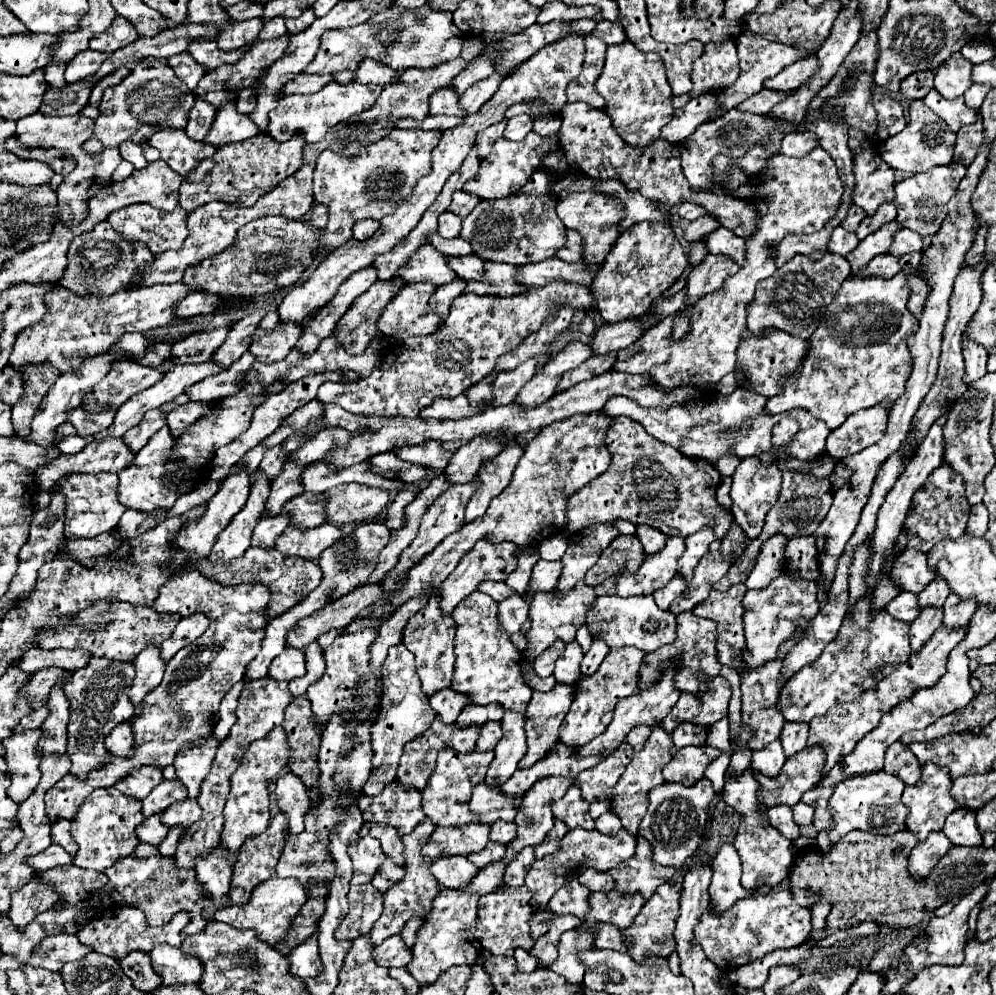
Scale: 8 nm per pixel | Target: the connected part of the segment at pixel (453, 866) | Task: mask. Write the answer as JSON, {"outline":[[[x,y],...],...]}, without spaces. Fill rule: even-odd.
{"outline":[[[464,856],[464,858],[436,858],[430,866],[434,878],[444,888],[462,888],[476,876],[478,868]]]}

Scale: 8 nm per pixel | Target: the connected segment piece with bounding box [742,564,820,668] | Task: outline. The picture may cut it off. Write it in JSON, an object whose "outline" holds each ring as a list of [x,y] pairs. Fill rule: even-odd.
{"outline":[[[784,564],[784,570],[780,572],[780,578],[772,580],[772,586],[766,586],[764,590],[748,590],[744,594],[744,632],[746,632],[746,664],[750,668],[760,666],[768,660],[774,660],[776,648],[792,638],[796,626],[812,620],[818,614],[818,602],[816,602],[816,582],[808,582],[800,576],[796,576],[788,564]]]}

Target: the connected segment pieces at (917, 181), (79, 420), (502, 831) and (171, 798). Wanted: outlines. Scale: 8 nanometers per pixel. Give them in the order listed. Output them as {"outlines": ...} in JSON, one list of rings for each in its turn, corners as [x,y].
{"outlines":[[[[956,162],[956,164],[950,164],[950,166],[936,166],[928,172],[914,174],[912,178],[898,182],[896,184],[896,198],[894,198],[894,206],[898,208],[898,220],[906,228],[910,228],[910,230],[914,230],[922,236],[936,234],[942,226],[944,216],[948,214],[946,204],[954,196],[956,186],[964,178],[964,174],[966,174],[964,162]]],[[[78,406],[76,410],[68,410],[66,422],[76,426],[78,436],[82,436],[86,440],[92,440],[92,434],[100,434],[100,430],[106,430],[112,424],[112,418],[116,416],[116,410],[118,408],[104,406],[100,412],[88,412],[82,406]]],[[[496,820],[490,826],[490,840],[500,842],[500,844],[508,844],[512,838],[516,838],[516,824],[514,822]]],[[[176,778],[176,780],[162,780],[144,800],[142,800],[142,812],[144,816],[152,816],[158,812],[164,812],[172,802],[184,800],[186,798],[186,790],[184,784]]]]}

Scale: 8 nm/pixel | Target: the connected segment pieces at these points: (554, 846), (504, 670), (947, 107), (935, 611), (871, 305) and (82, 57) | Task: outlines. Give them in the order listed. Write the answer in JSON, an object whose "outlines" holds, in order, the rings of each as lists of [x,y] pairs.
{"outlines":[[[[556,820],[556,822],[554,822],[554,828],[546,834],[544,842],[542,842],[542,844],[538,844],[538,846],[534,848],[536,858],[544,858],[544,856],[554,854],[556,850],[560,850],[560,840],[564,838],[564,834],[566,834],[566,832],[568,832],[566,824],[564,824],[564,822],[560,822],[560,820]]],[[[472,592],[468,598],[464,598],[464,602],[454,608],[452,618],[458,624],[454,638],[456,668],[452,678],[452,690],[468,694],[474,704],[484,706],[490,702],[498,702],[504,708],[524,712],[530,702],[532,690],[528,690],[528,686],[524,686],[524,680],[520,678],[520,650],[516,650],[510,638],[498,630],[496,602],[482,592]]],[[[930,90],[924,98],[924,104],[928,104],[928,108],[932,112],[936,112],[948,126],[952,132],[958,132],[962,126],[966,124],[972,124],[978,116],[976,110],[968,108],[964,104],[964,98],[956,98],[956,100],[946,100],[942,98],[936,90]]],[[[924,608],[922,614],[910,624],[910,654],[916,654],[920,646],[936,632],[942,624],[942,610],[940,608]]],[[[920,266],[914,270],[900,270],[890,280],[882,278],[846,278],[836,294],[836,300],[828,306],[824,314],[824,322],[816,328],[812,338],[808,340],[808,354],[794,374],[786,376],[782,382],[782,392],[768,398],[768,410],[772,414],[786,412],[794,408],[804,408],[812,416],[826,422],[830,430],[838,428],[850,414],[860,408],[870,408],[888,400],[890,406],[894,400],[904,394],[904,382],[912,370],[910,352],[906,346],[906,338],[916,332],[916,318],[906,308],[910,288],[906,284],[906,274],[920,274]]],[[[84,50],[80,54],[76,54],[76,58],[72,62],[68,62],[66,68],[66,82],[78,82],[84,80],[86,76],[92,76],[100,70],[102,62],[108,58],[108,54],[100,54],[96,50]]]]}

